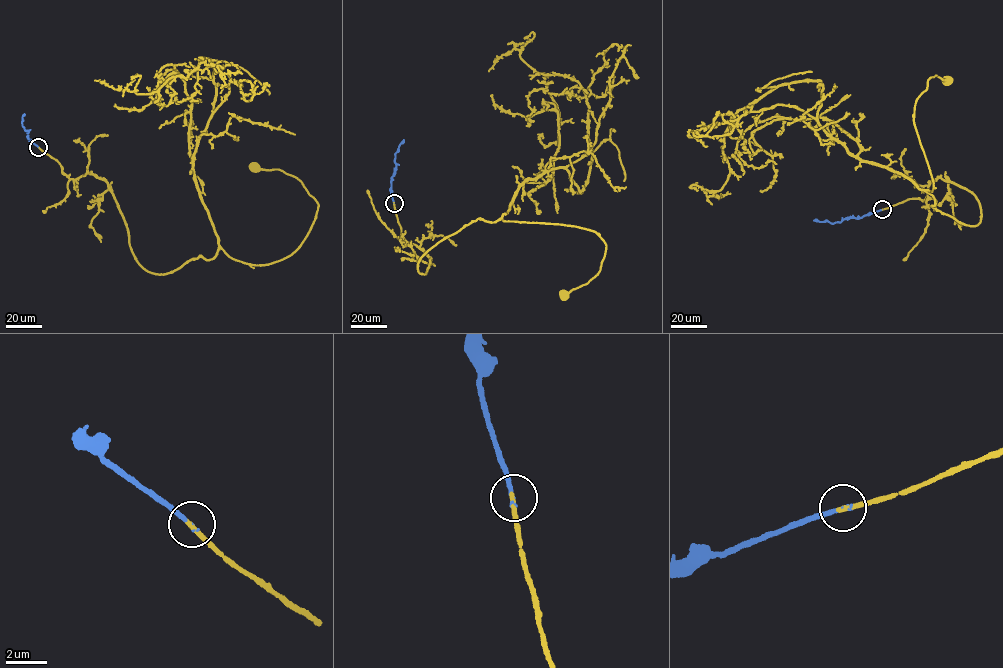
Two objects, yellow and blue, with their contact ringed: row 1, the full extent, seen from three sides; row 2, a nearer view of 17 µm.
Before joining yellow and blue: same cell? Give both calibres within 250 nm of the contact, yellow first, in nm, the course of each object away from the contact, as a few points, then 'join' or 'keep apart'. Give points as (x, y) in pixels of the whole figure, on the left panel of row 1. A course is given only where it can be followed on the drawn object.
calibres 240 and 170 nm; course yellow (38, 147), (69, 178), (107, 184), (156, 273), (220, 247), (264, 265), (300, 245), (317, 202), (254, 165); course blue (38, 147), (28, 138), (28, 131), (22, 126), (24, 114); join

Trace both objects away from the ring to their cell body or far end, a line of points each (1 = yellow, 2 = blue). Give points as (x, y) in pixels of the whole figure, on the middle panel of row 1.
1: (394, 203), (399, 239), (430, 259), (422, 274), (424, 254), (478, 219), (595, 232), (600, 270), (564, 296)
2: (394, 203), (391, 187), (396, 166), (395, 153), (403, 139)

